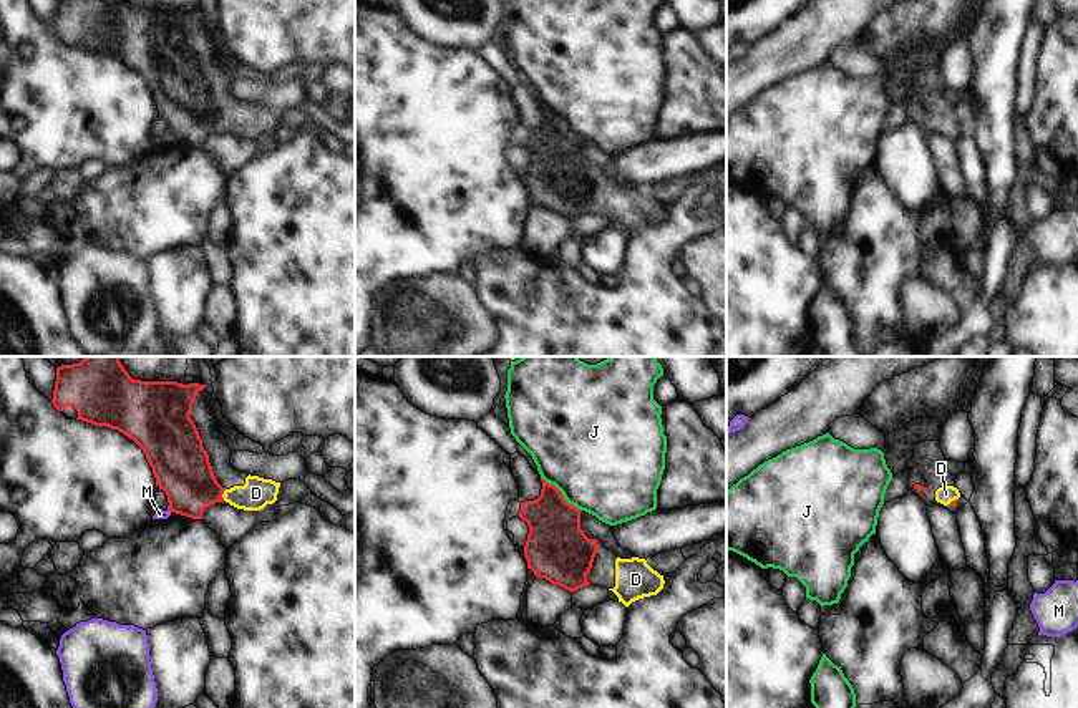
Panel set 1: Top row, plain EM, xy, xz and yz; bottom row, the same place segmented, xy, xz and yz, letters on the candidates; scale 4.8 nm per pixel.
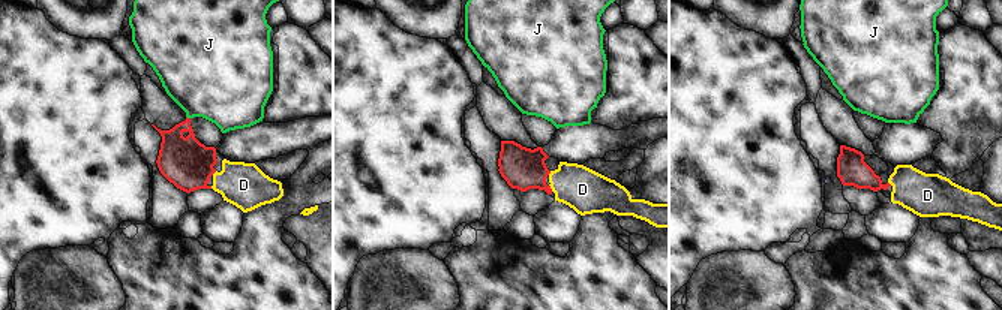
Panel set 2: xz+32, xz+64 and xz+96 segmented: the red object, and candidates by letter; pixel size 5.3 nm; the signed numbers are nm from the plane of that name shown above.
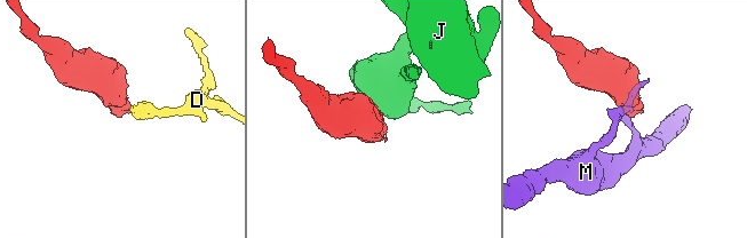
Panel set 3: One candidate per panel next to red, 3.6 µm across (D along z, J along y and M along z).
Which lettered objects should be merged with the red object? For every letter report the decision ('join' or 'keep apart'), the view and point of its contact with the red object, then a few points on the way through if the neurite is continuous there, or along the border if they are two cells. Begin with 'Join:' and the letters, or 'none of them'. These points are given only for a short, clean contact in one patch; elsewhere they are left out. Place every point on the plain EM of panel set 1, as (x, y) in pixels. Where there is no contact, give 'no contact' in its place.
Join: D
D: join; meets red in xy at (223, 121); runs through xy (181, 95), (206, 120), (223, 121), (256, 121)
J: keep apart; meets red in xz at (561, 123); border along xz (541, 105), (581, 138)
M: keep apart; meets red in xy at (169, 138); border along xy (168, 136), (171, 140)

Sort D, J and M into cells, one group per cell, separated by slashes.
D / J / M

